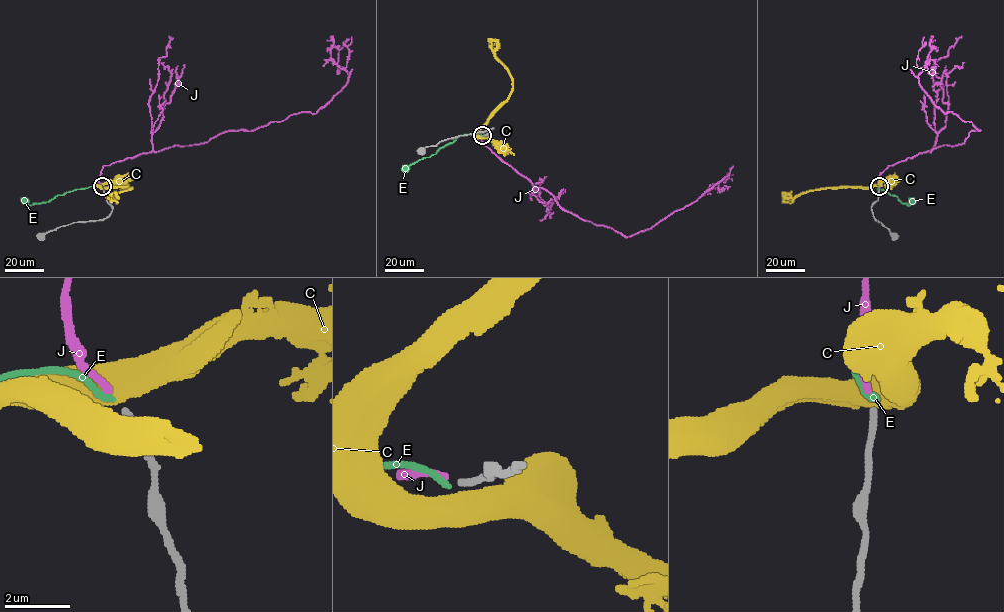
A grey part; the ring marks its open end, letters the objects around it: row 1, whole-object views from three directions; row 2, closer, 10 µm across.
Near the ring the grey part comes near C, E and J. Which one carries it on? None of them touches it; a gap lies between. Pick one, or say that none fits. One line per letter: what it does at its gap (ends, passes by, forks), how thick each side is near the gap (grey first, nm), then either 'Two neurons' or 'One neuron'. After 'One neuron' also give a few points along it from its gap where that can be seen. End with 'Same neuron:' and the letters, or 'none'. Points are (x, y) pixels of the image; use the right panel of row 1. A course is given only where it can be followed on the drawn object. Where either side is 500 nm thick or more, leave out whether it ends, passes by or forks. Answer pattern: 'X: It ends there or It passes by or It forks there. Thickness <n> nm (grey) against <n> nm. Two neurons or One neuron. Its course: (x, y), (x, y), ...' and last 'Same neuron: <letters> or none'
C: Thickness 200 nm (grey) against 700 nm. Two neurons
E: It ends there. Thickness 200 nm (grey) against 180 nm. Two neurons
J: It ends there. Thickness 200 nm (grey) against 200 nm. One neuron. Its course: (879, 185), (889, 165), (962, 143), (980, 131), (945, 113), (920, 85), (934, 40)
Same neuron: J

